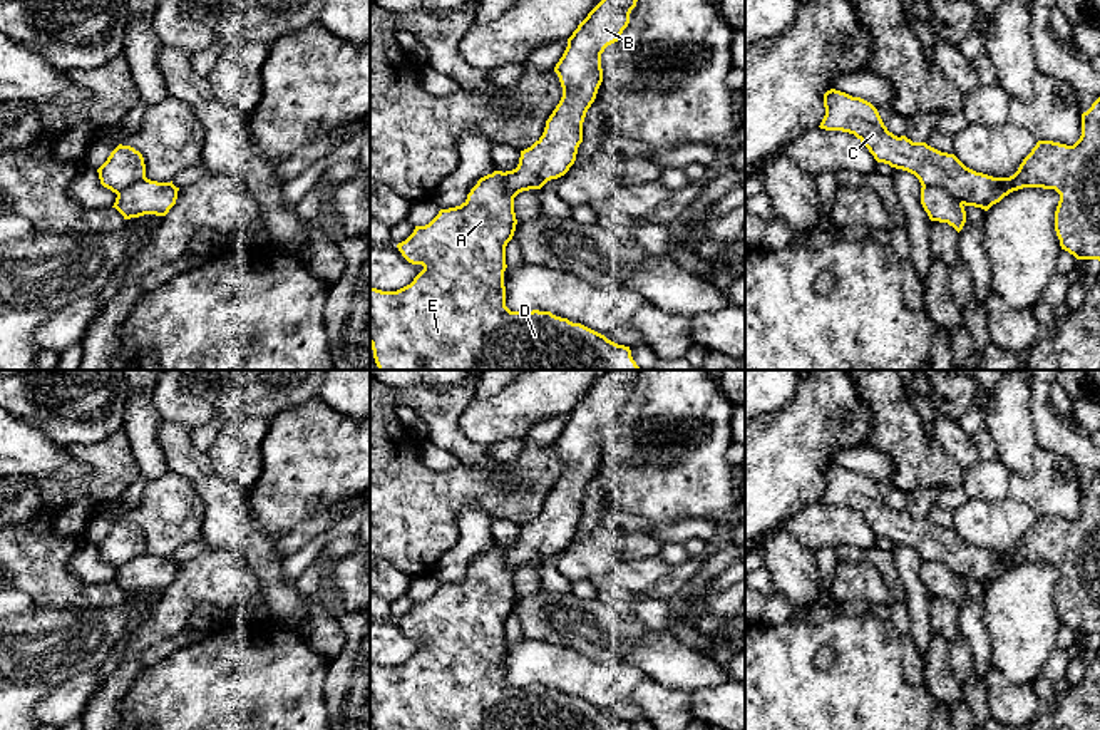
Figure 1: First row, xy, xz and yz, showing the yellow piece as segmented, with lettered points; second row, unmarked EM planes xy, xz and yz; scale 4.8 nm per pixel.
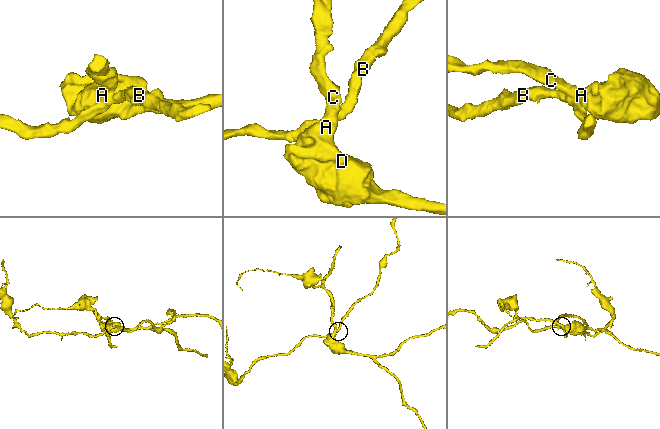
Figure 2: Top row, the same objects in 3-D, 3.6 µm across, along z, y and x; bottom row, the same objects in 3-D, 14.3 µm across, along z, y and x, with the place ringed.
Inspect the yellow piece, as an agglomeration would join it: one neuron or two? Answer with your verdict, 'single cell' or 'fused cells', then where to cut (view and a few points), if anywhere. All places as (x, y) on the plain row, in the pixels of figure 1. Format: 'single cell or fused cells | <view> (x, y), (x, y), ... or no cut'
fused cells | yz (923, 561), (943, 563), (961, 580)

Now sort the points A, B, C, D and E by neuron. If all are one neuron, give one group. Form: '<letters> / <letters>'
A C D E / B

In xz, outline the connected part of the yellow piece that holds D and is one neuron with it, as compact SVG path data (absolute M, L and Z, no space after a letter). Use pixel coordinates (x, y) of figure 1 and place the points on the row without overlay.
M494 546L477 556L467 574L455 583L440 584L425 601L397 619L402 631L424 645L397 666L370 663L370 720L373 730L631 730L604 710L551 686L511 686L506 681L506 621L516 606L514 573L504 563L504 548Z

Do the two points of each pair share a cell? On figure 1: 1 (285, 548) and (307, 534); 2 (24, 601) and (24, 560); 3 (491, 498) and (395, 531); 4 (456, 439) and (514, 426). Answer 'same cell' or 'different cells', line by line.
1: same cell
2: different cells
3: same cell
4: different cells

